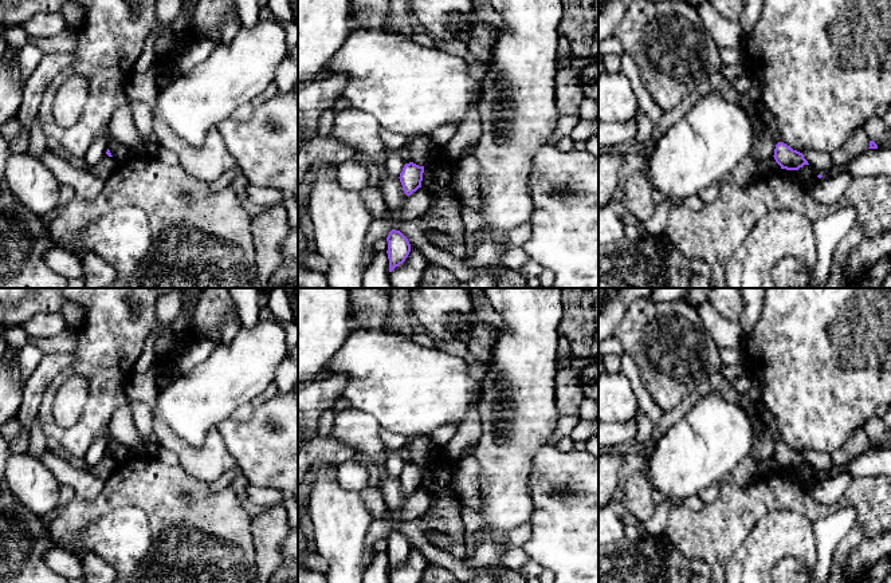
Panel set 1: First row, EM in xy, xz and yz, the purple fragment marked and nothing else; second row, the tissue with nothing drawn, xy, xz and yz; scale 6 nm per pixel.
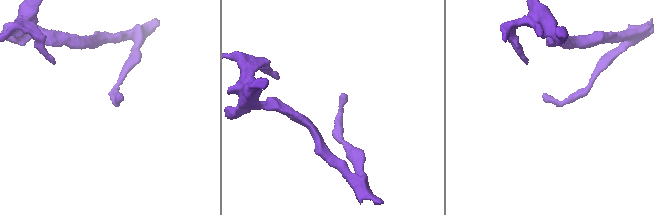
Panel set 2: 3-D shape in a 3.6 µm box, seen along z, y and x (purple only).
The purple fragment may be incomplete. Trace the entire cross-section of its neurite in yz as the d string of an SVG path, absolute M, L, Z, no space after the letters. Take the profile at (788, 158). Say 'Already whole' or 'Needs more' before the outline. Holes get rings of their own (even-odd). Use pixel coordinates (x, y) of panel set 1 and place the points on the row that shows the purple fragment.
Already whole. M784 142L776 145L773 157L781 169L786 170L798 170L804 165L809 165L802 153L793 150Z

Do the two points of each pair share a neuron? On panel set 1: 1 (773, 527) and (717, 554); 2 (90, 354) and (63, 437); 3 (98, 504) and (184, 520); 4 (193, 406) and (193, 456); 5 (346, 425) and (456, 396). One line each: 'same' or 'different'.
1: different
2: same
3: same
4: different
5: different

